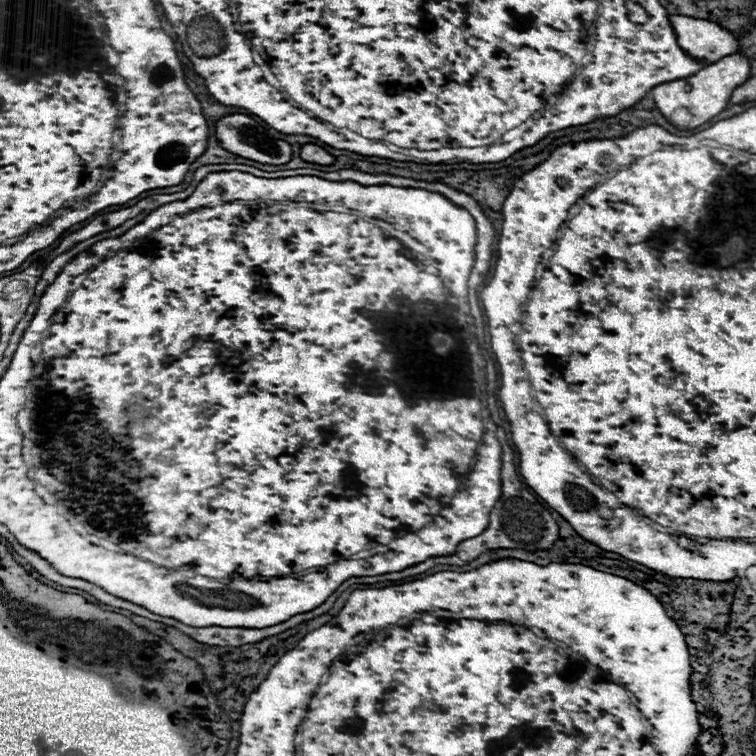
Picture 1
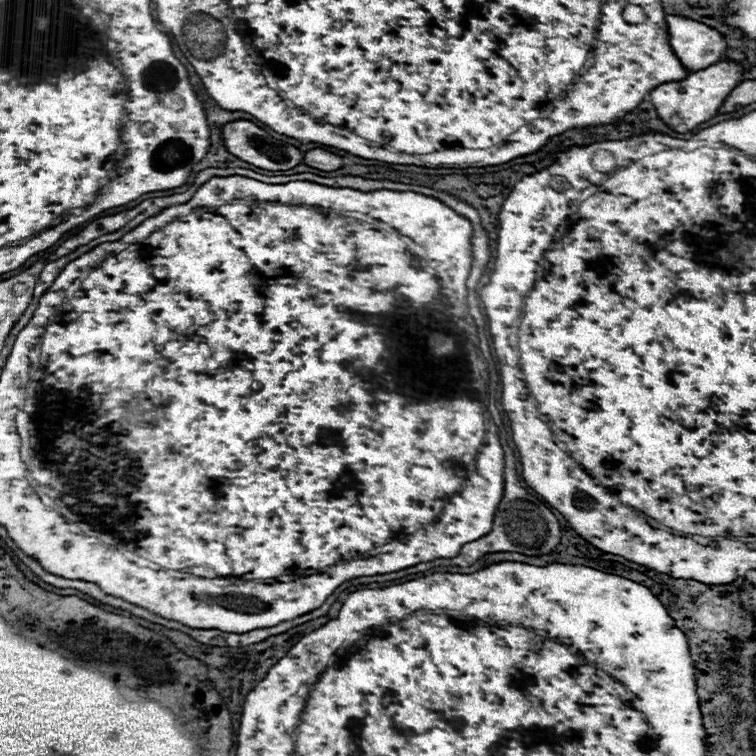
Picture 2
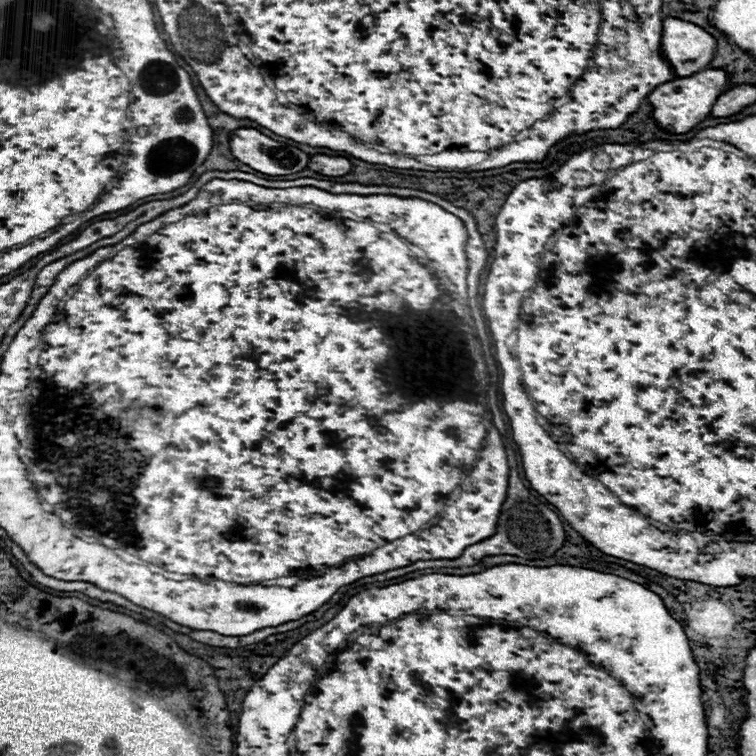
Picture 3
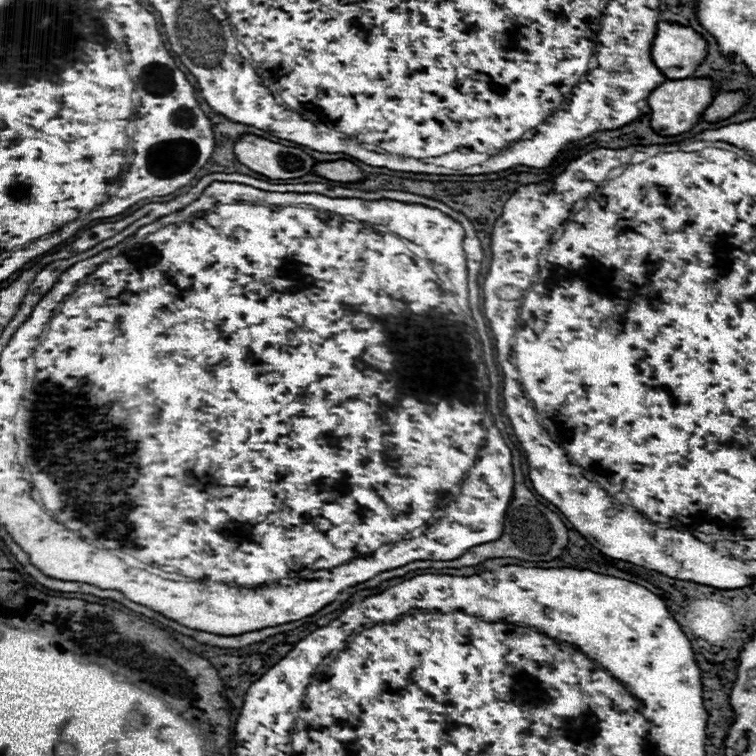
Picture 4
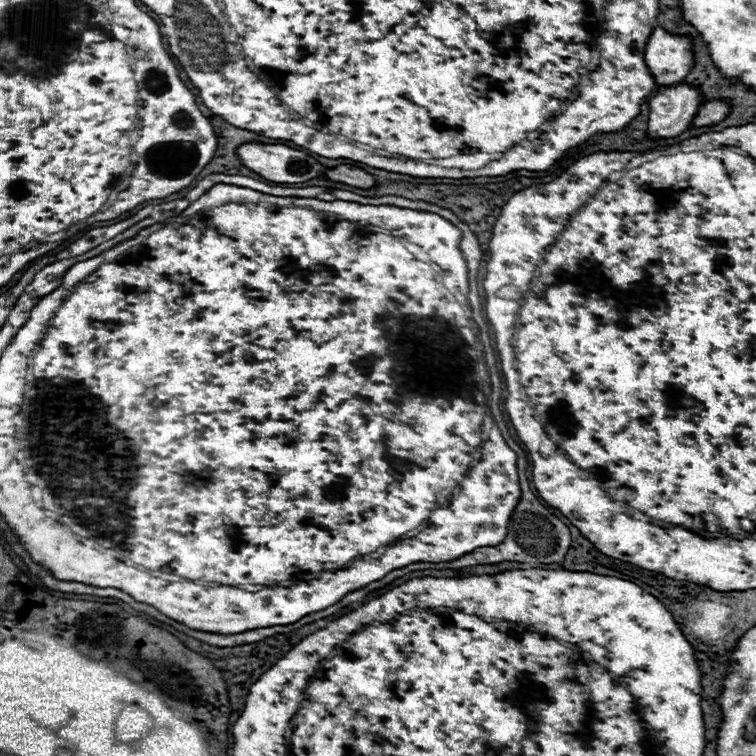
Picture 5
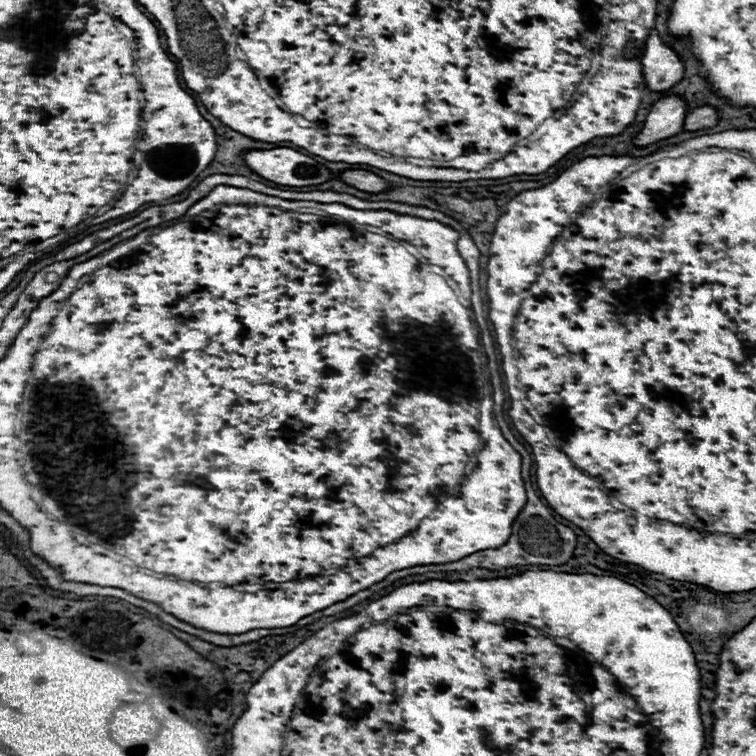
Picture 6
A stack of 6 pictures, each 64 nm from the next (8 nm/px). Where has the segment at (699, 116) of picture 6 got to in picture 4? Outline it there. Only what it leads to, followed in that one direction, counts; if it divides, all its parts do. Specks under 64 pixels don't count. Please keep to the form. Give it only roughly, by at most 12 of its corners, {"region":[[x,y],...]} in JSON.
{"region":[[722,92],[706,108],[702,120],[730,118],[748,100],[744,92]]}

